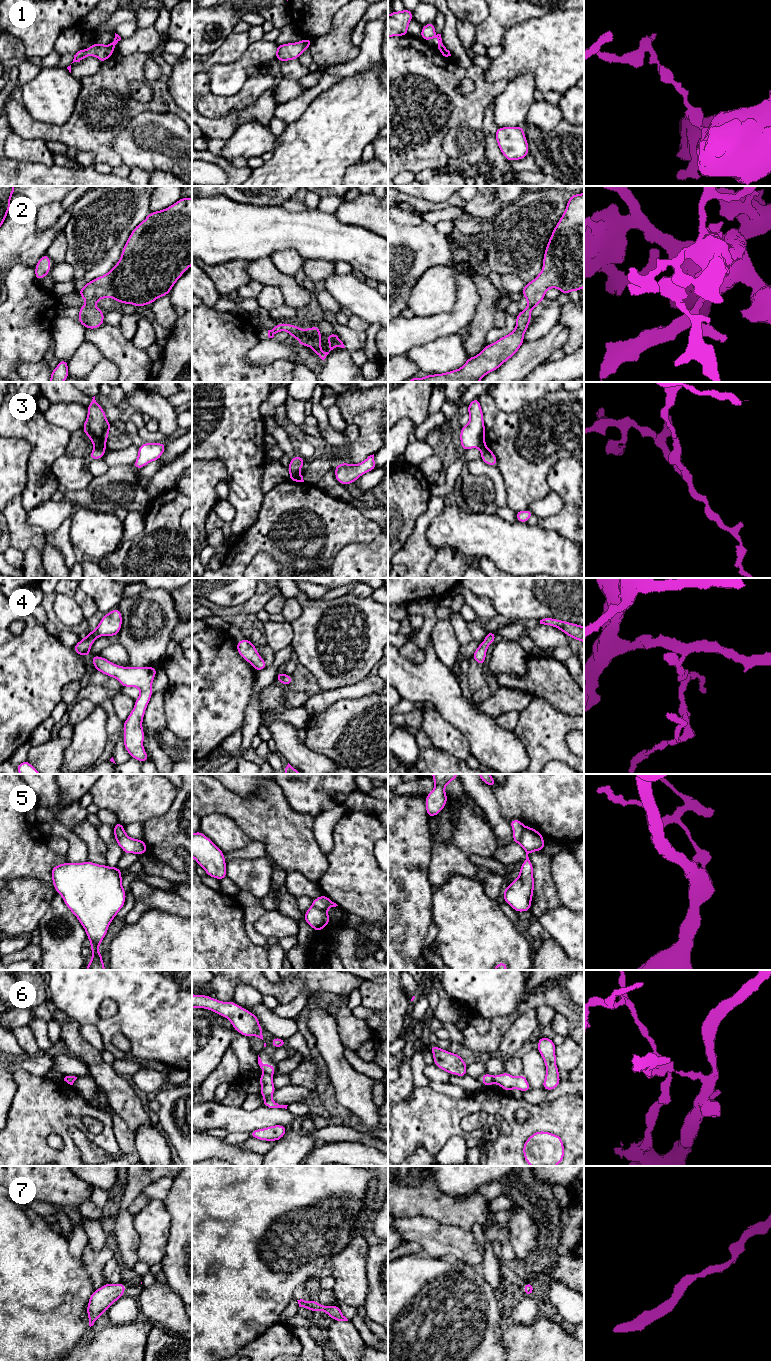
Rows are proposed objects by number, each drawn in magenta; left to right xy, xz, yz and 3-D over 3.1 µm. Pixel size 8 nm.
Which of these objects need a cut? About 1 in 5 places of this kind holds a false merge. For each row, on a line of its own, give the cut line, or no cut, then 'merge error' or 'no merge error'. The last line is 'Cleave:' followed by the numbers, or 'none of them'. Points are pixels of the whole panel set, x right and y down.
1: cut xy (109, 45), (113, 49); merge error
2: cut none; no merge error
3: cut xy (105, 446), (94, 448); merge error
4: cut none; no merge error
5: cut yz (525, 827), (520, 844); merge error
6: cut yz (491, 1076), (492, 1082); merge error
7: cut none; no merge error
Cleave: 1, 3, 5, 6

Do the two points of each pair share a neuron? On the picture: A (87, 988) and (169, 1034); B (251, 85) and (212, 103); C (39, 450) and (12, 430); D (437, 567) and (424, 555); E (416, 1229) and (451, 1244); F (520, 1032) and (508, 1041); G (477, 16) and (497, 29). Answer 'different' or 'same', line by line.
A: same
B: same
C: same
D: different
E: same
F: same
G: different

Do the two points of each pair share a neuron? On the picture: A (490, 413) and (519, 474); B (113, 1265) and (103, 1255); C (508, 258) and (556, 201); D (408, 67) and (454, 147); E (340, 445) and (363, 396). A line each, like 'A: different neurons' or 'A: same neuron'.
A: same neuron
B: different neurons
C: same neuron
D: different neurons
E: different neurons

